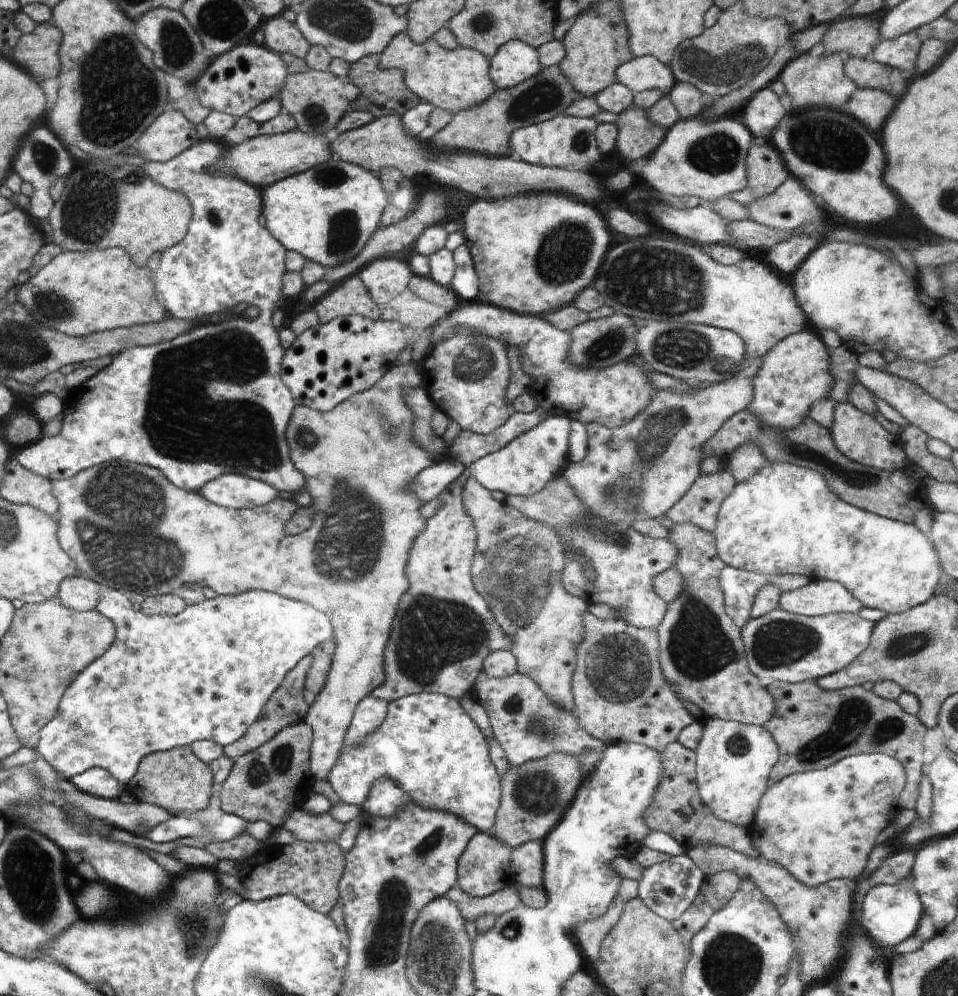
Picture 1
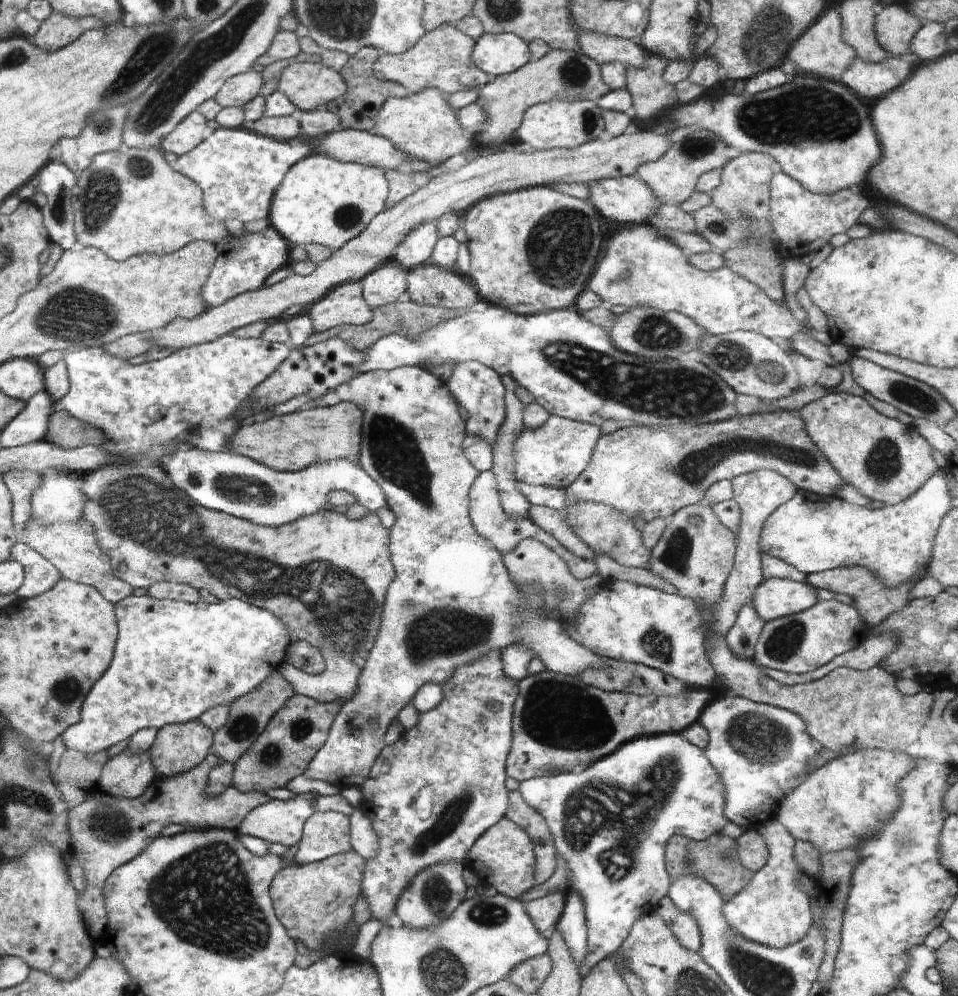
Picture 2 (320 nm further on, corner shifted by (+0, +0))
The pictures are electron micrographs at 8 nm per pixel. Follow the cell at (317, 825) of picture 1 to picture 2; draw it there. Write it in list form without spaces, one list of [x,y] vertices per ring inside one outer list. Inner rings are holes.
[[[209,753],[207,758],[202,762],[202,764],[193,768],[193,770],[183,772],[180,775],[174,775],[172,778],[160,779],[157,778],[155,782],[144,792],[144,794],[137,796],[136,799],[128,800],[124,797],[115,797],[109,795],[108,793],[102,792],[102,790],[96,788],[91,791],[91,793],[87,794],[86,800],[84,802],[78,804],[77,806],[72,807],[70,810],[70,836],[73,836],[71,840],[70,848],[71,852],[76,856],[80,866],[84,869],[83,878],[86,881],[86,888],[82,891],[81,898],[79,900],[79,908],[82,914],[86,917],[86,924],[89,925],[89,931],[93,934],[95,940],[101,941],[103,938],[104,931],[108,926],[108,912],[106,912],[106,904],[104,904],[104,898],[102,898],[102,890],[105,888],[105,884],[110,875],[113,874],[114,871],[117,870],[118,867],[121,867],[123,864],[129,863],[132,859],[136,859],[136,856],[154,840],[154,838],[158,838],[160,836],[160,831],[169,824],[186,824],[186,830],[188,829],[211,829],[211,828],[223,828],[223,829],[230,829],[237,832],[238,828],[240,828],[242,822],[245,820],[245,816],[249,815],[255,808],[262,806],[264,803],[268,803],[270,798],[266,792],[242,792],[241,789],[236,788],[234,786],[229,787],[229,792],[226,792],[226,796],[222,796],[222,800],[210,800],[210,792],[208,792],[208,779],[209,774],[212,768],[218,764],[220,758],[216,756],[216,754]]]

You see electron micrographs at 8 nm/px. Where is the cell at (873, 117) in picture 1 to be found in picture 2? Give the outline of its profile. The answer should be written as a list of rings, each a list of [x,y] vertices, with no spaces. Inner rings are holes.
[[[890,54],[885,58],[885,61],[879,63],[871,63],[854,57],[852,64],[840,75],[840,82],[860,98],[870,98],[870,100],[880,98],[884,94],[888,94],[890,90],[894,90],[898,84],[902,84],[910,76],[912,62],[910,56],[892,56]]]

